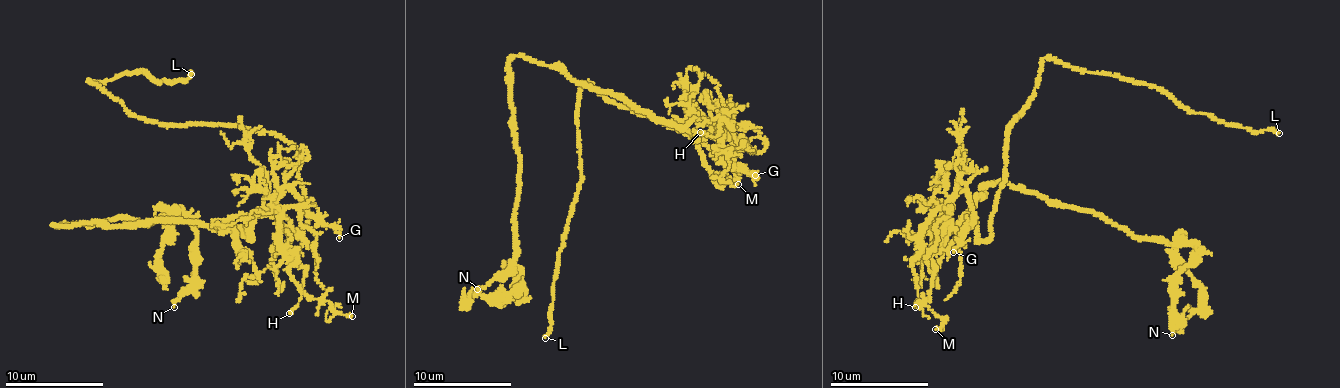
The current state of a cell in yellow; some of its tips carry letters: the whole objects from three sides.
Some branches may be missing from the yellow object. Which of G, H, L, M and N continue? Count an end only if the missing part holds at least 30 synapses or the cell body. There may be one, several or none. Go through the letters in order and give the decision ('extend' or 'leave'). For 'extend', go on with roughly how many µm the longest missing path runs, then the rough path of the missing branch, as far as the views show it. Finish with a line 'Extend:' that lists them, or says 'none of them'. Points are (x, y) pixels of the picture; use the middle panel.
G: leave
H: leave
L: extend; about 15 µm are missing
M: leave
N: leave
Extend: L

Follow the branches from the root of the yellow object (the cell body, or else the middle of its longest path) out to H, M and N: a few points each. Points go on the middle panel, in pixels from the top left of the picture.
H: (706, 165), (687, 125), (698, 113), (722, 130), (723, 138), (730, 125), (719, 122), (715, 137), (700, 132)
M: (706, 165), (685, 130), (698, 113), (726, 137), (714, 147), (729, 165), (724, 182), (738, 184)
N: (706, 165), (682, 127), (517, 55), (508, 70), (520, 172), (517, 295), (525, 289), (489, 299), (477, 289)

